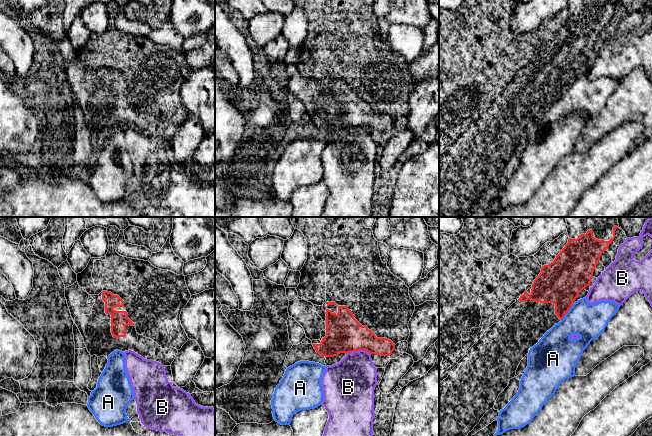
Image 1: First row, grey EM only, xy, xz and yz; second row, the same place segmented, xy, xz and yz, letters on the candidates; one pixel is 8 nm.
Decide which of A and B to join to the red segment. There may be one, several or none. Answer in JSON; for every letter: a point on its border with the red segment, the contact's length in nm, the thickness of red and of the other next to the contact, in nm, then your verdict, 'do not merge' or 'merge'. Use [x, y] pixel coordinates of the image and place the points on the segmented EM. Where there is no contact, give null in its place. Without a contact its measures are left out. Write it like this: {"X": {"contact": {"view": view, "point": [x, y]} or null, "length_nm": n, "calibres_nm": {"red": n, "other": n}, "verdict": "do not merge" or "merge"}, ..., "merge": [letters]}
{"A": {"contact": {"view": "yz", "point": [567, 311]}, "length_nm": 170, "calibres_nm": {"red": 360, "other": 280}, "verdict": "do not merge"}, "B": {"contact": {"view": "xz", "point": [358, 350]}, "length_nm": 200, "calibres_nm": {"red": 300, "other": 360}, "verdict": "do not merge"}, "merge": []}

